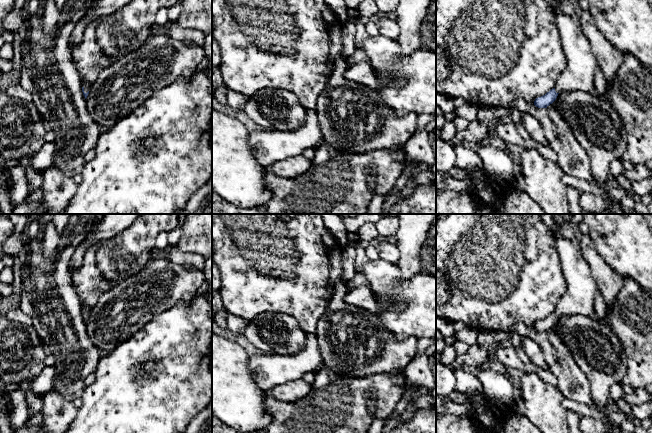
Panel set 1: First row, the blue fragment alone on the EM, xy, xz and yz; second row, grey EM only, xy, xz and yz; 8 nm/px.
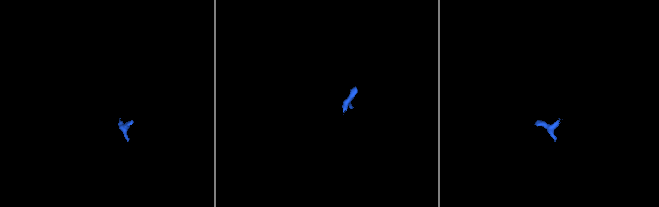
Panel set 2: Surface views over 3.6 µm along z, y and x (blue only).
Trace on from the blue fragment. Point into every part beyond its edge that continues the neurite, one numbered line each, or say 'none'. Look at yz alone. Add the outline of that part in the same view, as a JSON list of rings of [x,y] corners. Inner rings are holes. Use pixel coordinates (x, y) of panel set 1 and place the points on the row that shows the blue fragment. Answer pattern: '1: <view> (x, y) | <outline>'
1: yz (579, 73) | [[[557,12],[555,24],[566,58],[566,67],[555,84],[556,93],[563,91],[593,92],[596,59],[580,24],[573,16]]]

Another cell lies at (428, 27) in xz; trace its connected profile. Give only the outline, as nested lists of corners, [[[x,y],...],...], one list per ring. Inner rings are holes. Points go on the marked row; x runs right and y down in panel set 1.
[[[428,12],[421,24],[422,49],[436,53],[436,13]]]

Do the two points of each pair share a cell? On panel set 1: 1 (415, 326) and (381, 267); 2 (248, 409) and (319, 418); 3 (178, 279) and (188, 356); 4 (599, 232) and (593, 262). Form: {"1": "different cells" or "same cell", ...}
{"1": "same cell", "2": "different cells", "3": "different cells", "4": "different cells"}

